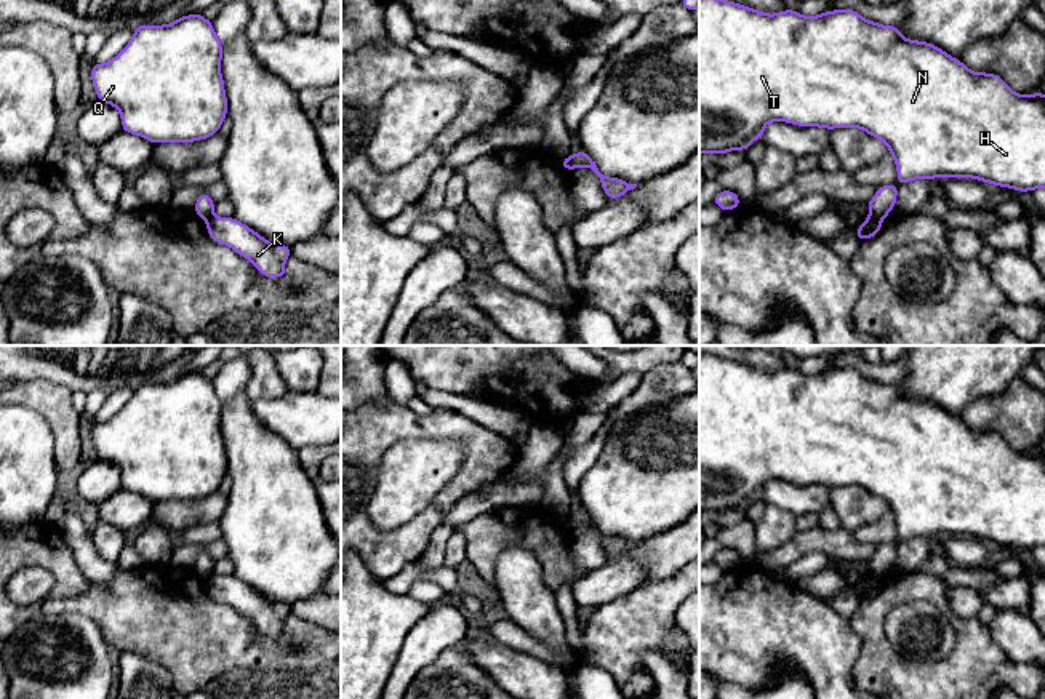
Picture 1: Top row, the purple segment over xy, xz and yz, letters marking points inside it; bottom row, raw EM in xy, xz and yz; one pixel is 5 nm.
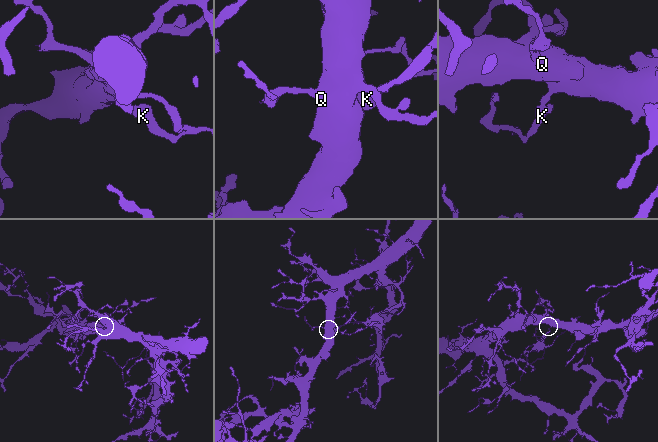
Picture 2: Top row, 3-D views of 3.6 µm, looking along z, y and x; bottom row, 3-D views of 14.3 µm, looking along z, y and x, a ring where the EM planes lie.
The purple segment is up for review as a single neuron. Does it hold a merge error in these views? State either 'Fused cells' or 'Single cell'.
Fused cells

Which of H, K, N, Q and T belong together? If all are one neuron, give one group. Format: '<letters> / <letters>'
H N Q T / K

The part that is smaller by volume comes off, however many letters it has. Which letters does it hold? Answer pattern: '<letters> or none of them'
K

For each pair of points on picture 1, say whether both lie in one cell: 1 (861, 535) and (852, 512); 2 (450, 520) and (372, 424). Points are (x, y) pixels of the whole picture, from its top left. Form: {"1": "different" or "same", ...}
{"1": "different", "2": "different"}

